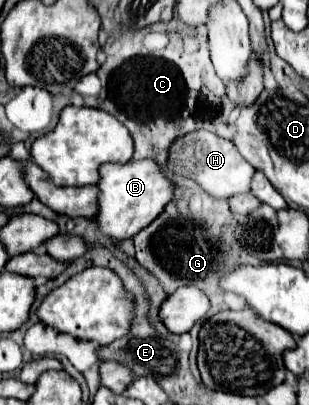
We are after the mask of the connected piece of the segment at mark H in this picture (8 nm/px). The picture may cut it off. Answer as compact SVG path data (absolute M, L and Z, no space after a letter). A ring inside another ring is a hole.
M194 131L190 135L180 137L170 147L168 169L172 173L194 179L212 197L232 197L238 193L248 193L252 175L256 173L256 169L240 155L240 151L236 149L236 145L232 141L222 139L210 131Z

